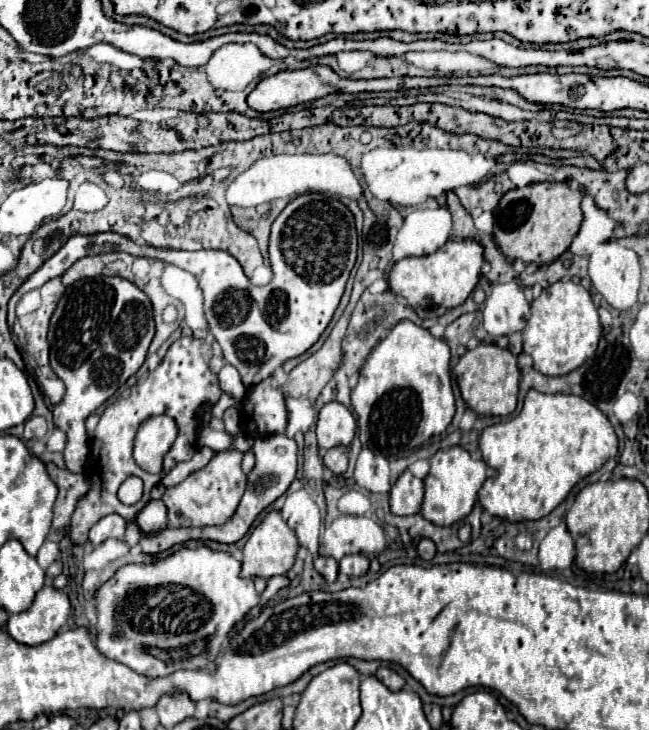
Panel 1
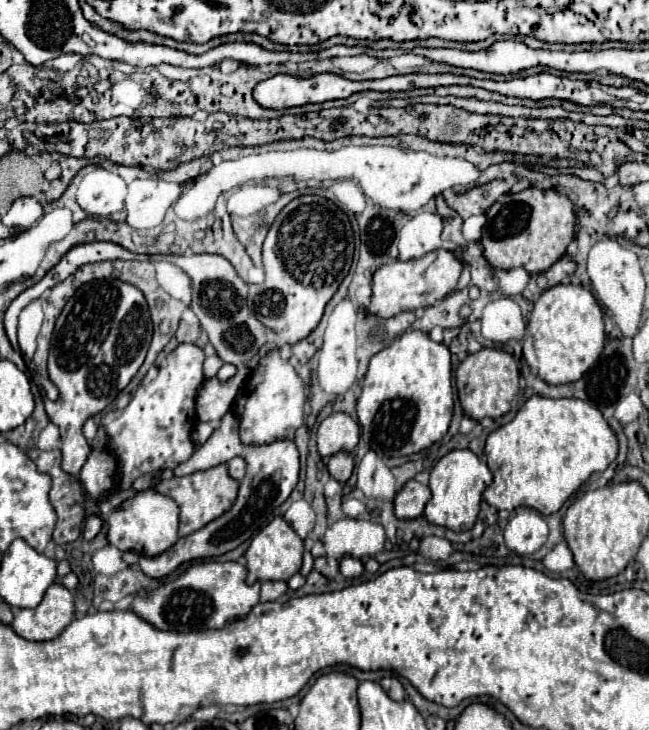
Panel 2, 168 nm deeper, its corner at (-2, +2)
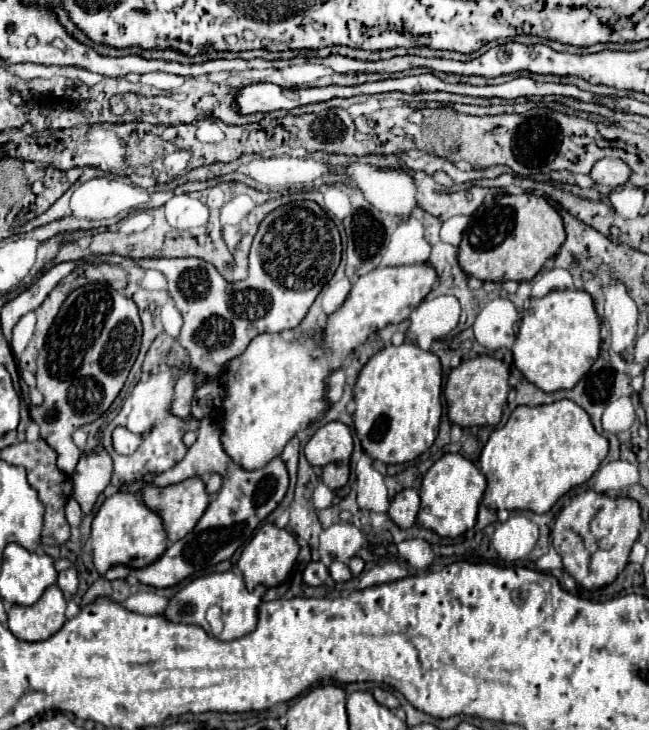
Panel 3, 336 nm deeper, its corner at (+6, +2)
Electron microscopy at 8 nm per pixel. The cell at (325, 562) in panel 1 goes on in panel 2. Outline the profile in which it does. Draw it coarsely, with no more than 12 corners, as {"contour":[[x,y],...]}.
{"contour":[[316,558],[314,568],[326,578],[338,574],[338,560]]}

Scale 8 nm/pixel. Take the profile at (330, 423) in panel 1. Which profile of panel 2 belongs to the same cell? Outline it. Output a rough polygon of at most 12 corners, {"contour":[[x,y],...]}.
{"contour":[[344,412],[318,426],[318,452],[326,460],[352,452],[360,426]]}

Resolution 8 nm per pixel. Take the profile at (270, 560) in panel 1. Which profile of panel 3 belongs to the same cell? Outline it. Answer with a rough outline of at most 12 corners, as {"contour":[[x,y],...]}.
{"contour":[[264,524],[238,560],[246,588],[280,586],[300,546]]}

